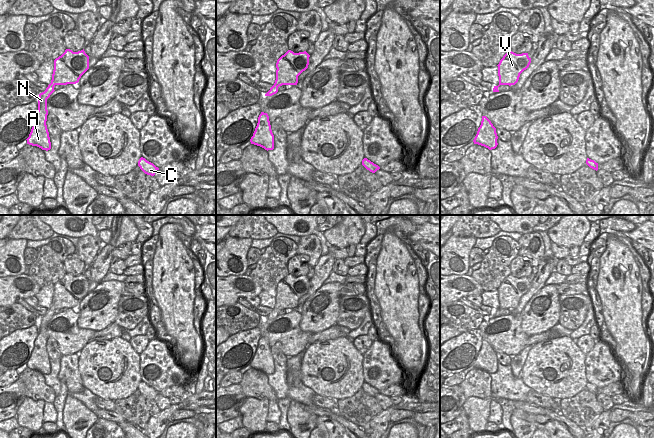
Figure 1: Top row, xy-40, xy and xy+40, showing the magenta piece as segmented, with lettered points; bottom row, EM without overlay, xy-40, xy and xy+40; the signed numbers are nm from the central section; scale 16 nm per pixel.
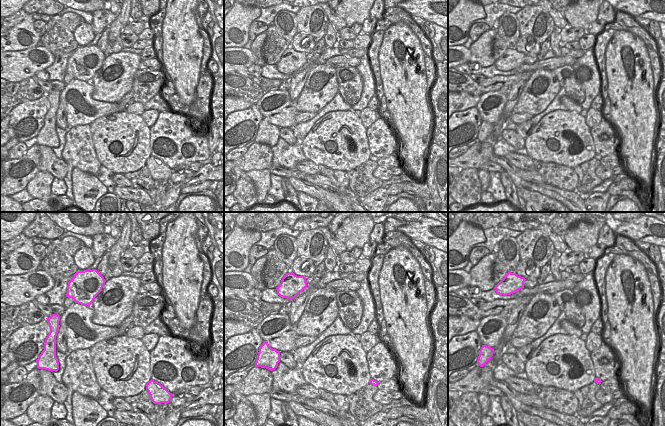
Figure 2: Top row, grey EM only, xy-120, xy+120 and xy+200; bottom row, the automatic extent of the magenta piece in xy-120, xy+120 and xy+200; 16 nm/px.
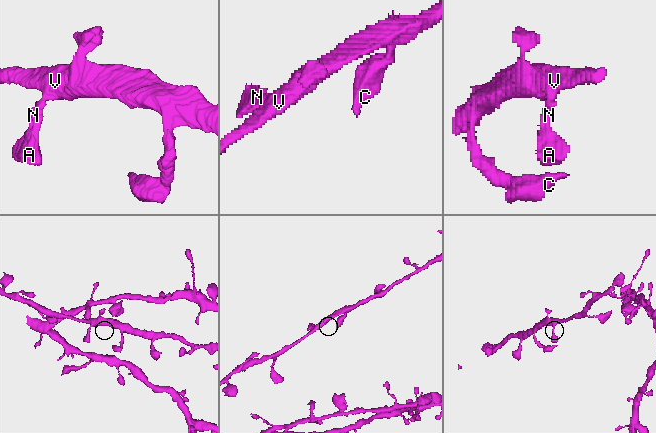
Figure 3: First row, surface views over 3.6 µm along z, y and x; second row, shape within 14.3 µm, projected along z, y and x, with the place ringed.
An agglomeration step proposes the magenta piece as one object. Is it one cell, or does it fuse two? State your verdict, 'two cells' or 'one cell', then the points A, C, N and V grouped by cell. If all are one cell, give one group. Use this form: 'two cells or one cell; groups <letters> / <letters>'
one cell; groups A C N V

